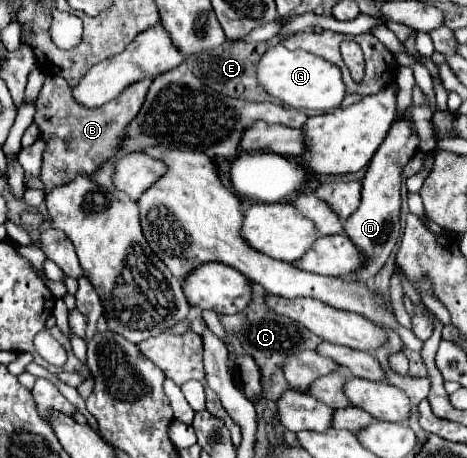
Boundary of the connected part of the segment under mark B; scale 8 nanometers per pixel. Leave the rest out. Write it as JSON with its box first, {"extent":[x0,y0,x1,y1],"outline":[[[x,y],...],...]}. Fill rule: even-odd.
{"extent":[35,77,151,191],"outline":[[[47,77],[39,97],[37,97],[37,115],[35,123],[39,125],[41,137],[47,139],[47,149],[43,153],[41,179],[45,191],[51,191],[57,185],[71,181],[77,173],[93,173],[103,161],[107,161],[119,147],[125,125],[139,113],[145,93],[151,85],[151,79],[143,79],[129,89],[125,89],[117,99],[97,107],[87,109],[79,107],[71,95],[71,87],[63,77]]]}

